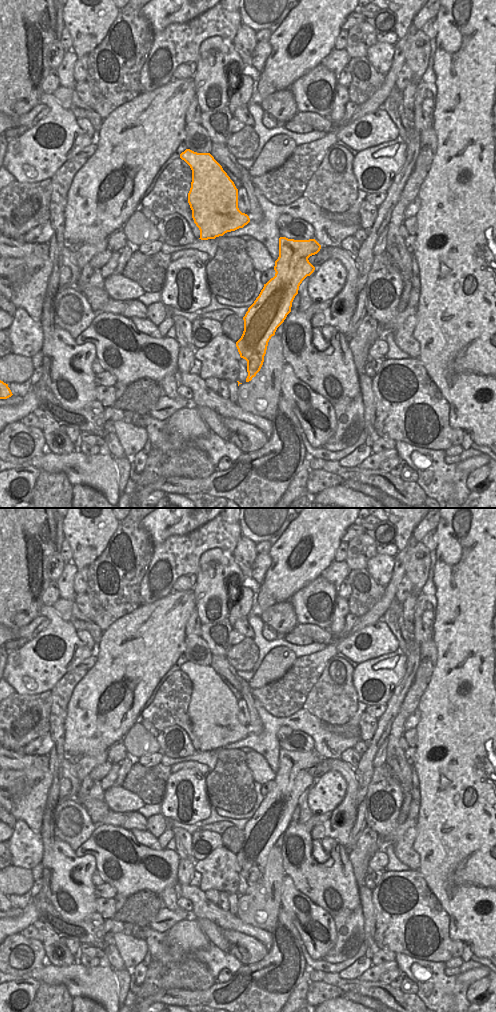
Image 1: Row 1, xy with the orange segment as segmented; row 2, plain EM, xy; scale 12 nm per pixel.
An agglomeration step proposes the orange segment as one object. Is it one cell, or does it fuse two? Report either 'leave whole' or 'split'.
leave whole

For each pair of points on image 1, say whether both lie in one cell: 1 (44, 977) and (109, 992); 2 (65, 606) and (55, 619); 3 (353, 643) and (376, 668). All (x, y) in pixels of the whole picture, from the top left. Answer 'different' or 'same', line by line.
1: same
2: different
3: different

